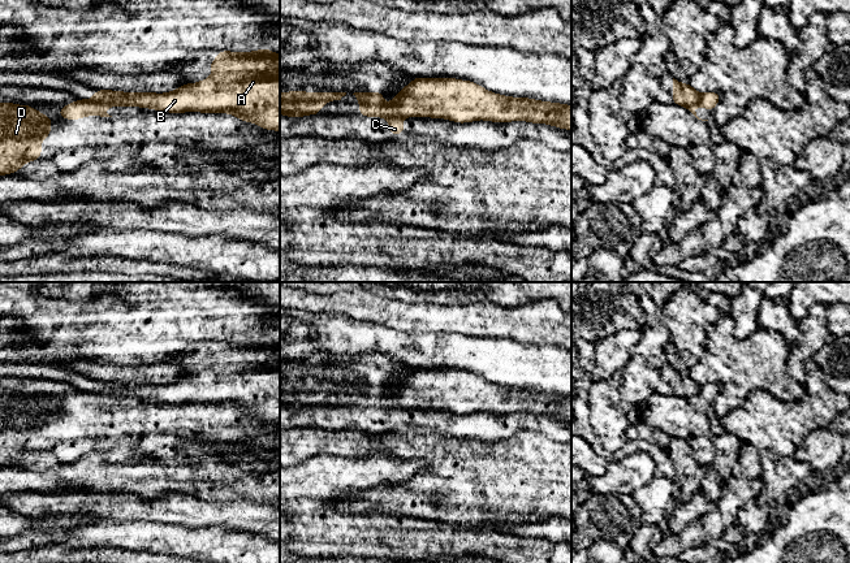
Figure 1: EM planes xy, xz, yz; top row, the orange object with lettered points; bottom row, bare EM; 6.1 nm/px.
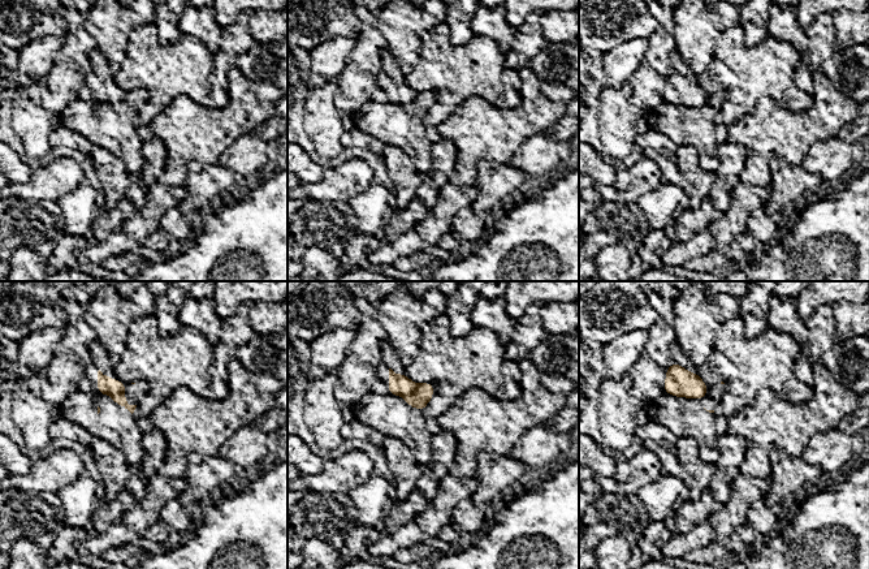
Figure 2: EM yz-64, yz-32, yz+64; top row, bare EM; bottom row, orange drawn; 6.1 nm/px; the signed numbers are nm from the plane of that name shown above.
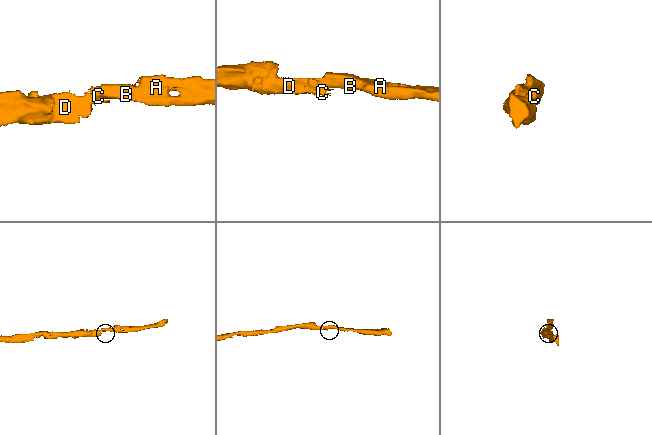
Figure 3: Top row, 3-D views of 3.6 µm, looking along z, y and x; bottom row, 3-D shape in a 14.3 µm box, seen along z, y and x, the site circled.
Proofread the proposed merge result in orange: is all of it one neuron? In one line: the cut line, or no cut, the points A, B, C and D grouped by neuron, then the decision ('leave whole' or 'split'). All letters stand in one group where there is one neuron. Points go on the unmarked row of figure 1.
cut yz (700, 386), (694, 395), (686, 398); groups A B / C D; split

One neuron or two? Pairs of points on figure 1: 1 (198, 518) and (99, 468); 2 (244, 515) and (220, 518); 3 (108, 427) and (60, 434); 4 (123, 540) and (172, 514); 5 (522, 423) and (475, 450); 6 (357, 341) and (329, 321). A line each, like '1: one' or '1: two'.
1: two
2: one
3: one
4: two
5: two
6: one

